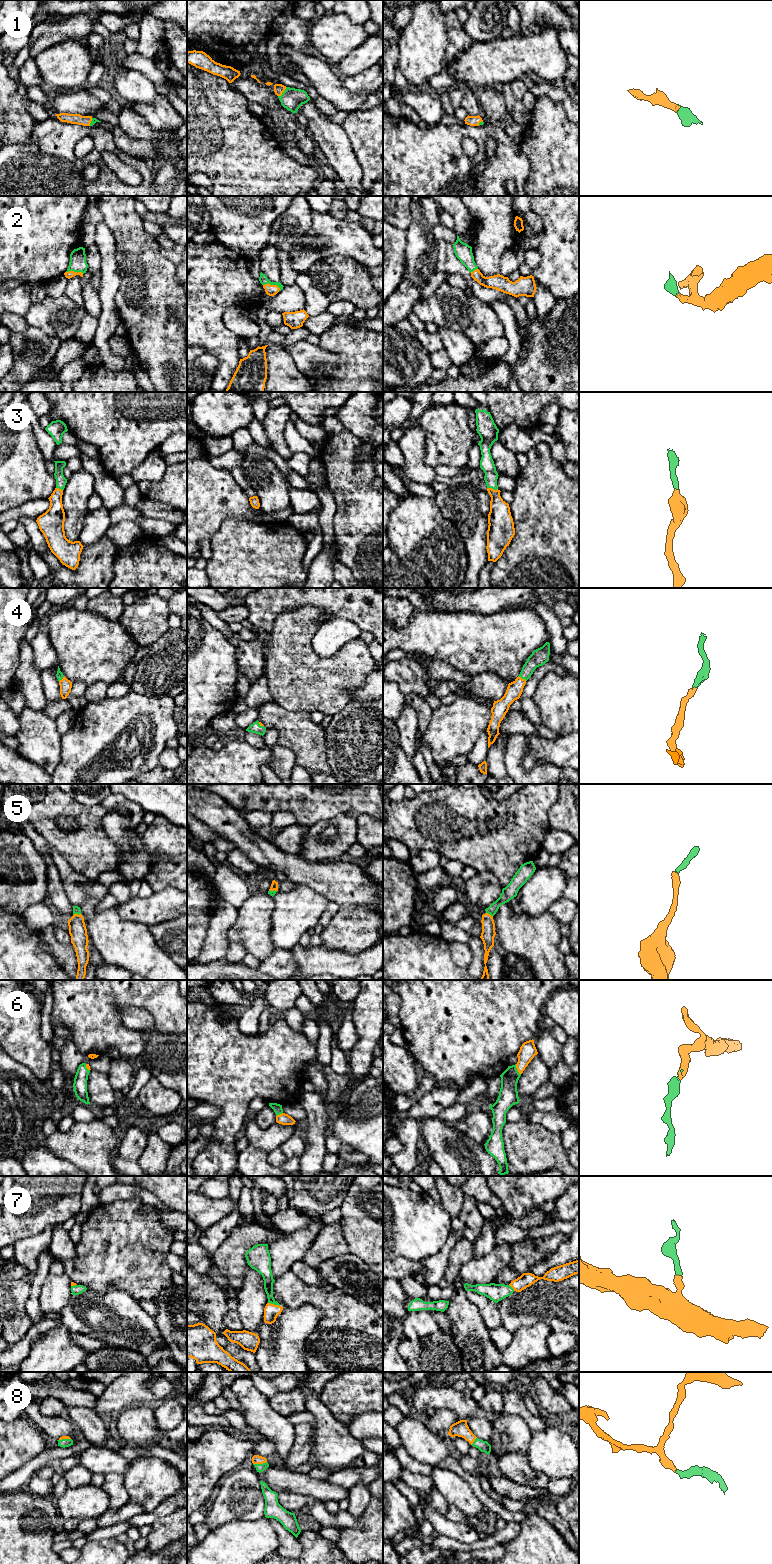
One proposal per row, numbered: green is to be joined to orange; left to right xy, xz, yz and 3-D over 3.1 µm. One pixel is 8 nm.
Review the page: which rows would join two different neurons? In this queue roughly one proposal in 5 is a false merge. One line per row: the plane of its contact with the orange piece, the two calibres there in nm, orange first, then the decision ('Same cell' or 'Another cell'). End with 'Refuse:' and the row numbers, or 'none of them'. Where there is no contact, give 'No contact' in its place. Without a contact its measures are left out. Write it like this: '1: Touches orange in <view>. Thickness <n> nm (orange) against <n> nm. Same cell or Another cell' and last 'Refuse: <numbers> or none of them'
1: Touches orange in xz. Thickness 80 nm (orange) against 170 nm. Same cell
2: Touches orange in xz. Thickness 90 nm (orange) against 70 nm. Same cell
3: Touches orange in yz. Thickness 190 nm (orange) against 110 nm. Same cell
4: Touches orange in yz. Thickness 130 nm (orange) against 140 nm. Same cell
5: Touches orange in xy. Thickness 140 nm (orange) against 60 nm. Same cell
6: Touches orange in yz. Thickness 130 nm (orange) against 160 nm. Same cell
7: Touches orange in xz. Thickness 120 nm (orange) against 80 nm. Same cell
8: Touches orange in xz. Thickness 80 nm (orange) against 70 nm. Same cell
Refuse: none of them

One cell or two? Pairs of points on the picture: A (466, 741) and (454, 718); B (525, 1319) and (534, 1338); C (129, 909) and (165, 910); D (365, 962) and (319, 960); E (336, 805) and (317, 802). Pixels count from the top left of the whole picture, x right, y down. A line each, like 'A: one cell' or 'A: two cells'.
A: one cell
B: two cells
C: one cell
D: one cell
E: one cell

